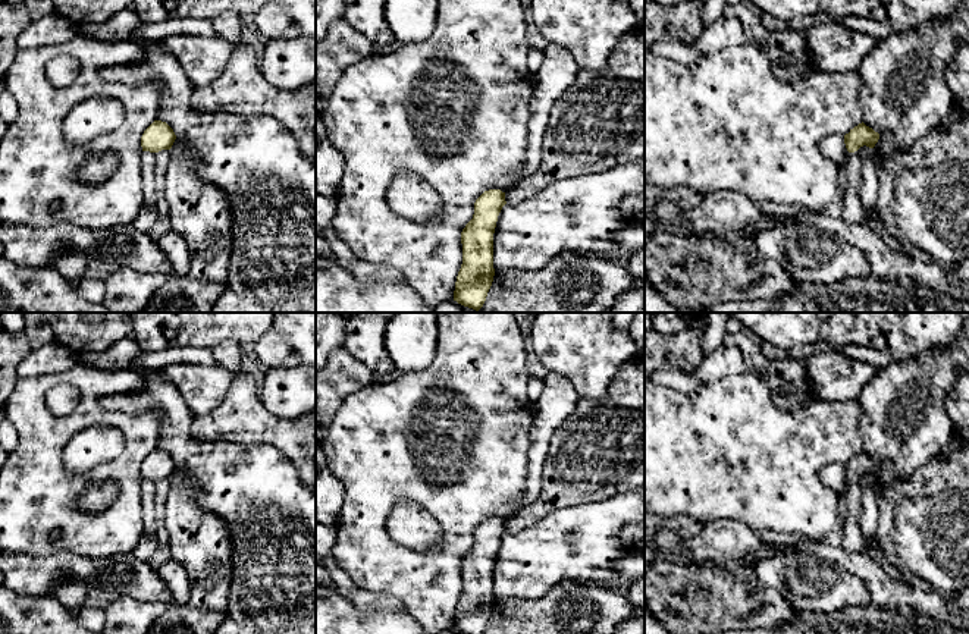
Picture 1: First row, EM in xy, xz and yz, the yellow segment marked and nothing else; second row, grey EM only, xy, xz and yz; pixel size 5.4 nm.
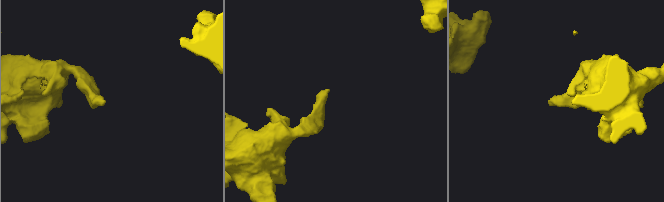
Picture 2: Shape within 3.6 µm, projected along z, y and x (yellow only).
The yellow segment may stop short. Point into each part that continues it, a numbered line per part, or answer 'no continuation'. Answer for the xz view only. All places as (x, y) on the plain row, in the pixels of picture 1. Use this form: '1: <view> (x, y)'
no continuation

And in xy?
no continuation

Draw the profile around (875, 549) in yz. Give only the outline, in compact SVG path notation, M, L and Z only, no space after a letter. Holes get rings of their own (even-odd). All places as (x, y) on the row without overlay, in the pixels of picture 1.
M863 474L857 478L862 486L862 509L859 515L859 522L862 531L868 540L865 546L866 556L877 562L891 578L899 581L906 581L901 568L891 564L887 558L887 544L877 537L877 524L878 524L878 505L874 496L871 483L872 477Z

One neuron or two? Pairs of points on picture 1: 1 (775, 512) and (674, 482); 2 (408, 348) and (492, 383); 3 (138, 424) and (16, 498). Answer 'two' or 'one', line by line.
1: one
2: two
3: one

